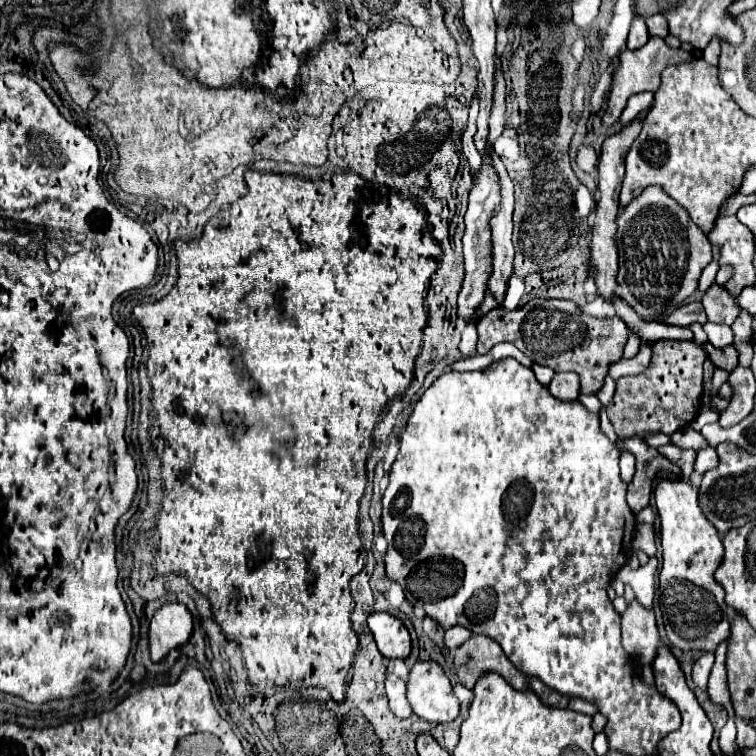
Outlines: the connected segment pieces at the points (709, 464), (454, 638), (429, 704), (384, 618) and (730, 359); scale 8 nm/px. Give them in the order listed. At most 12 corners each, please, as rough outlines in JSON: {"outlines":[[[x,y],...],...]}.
{"outlines":[[[712,447],[696,453],[694,469],[706,473],[718,465],[718,455]],[[460,625],[450,627],[444,635],[450,651],[462,645],[472,633]],[[436,661],[414,663],[406,683],[412,711],[448,723],[460,701]],[[390,613],[368,627],[384,657],[406,659],[410,635]],[[708,342],[703,349],[717,368],[730,373],[738,366],[733,345],[717,349]]]}

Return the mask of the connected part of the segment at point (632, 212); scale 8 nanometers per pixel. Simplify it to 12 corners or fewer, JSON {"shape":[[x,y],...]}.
{"shape":[[658,185],[616,219],[616,293],[642,317],[698,289],[708,235]]}

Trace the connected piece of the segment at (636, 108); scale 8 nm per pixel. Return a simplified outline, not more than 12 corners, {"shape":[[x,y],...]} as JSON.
{"shape":[[652,93],[630,97],[620,125],[630,125],[652,105]]}

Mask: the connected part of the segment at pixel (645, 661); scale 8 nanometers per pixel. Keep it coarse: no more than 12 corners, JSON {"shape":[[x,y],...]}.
{"shape":[[632,601],[622,645],[650,665],[660,645],[654,611]]}

